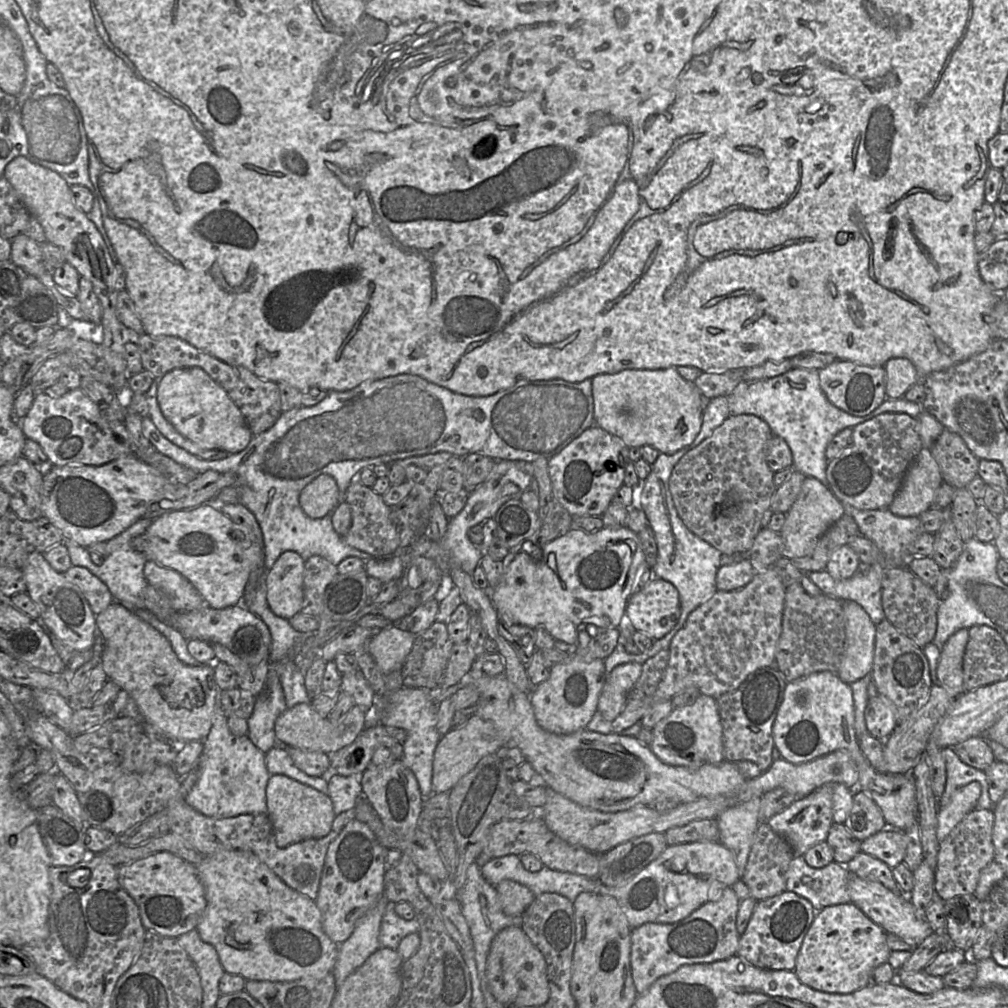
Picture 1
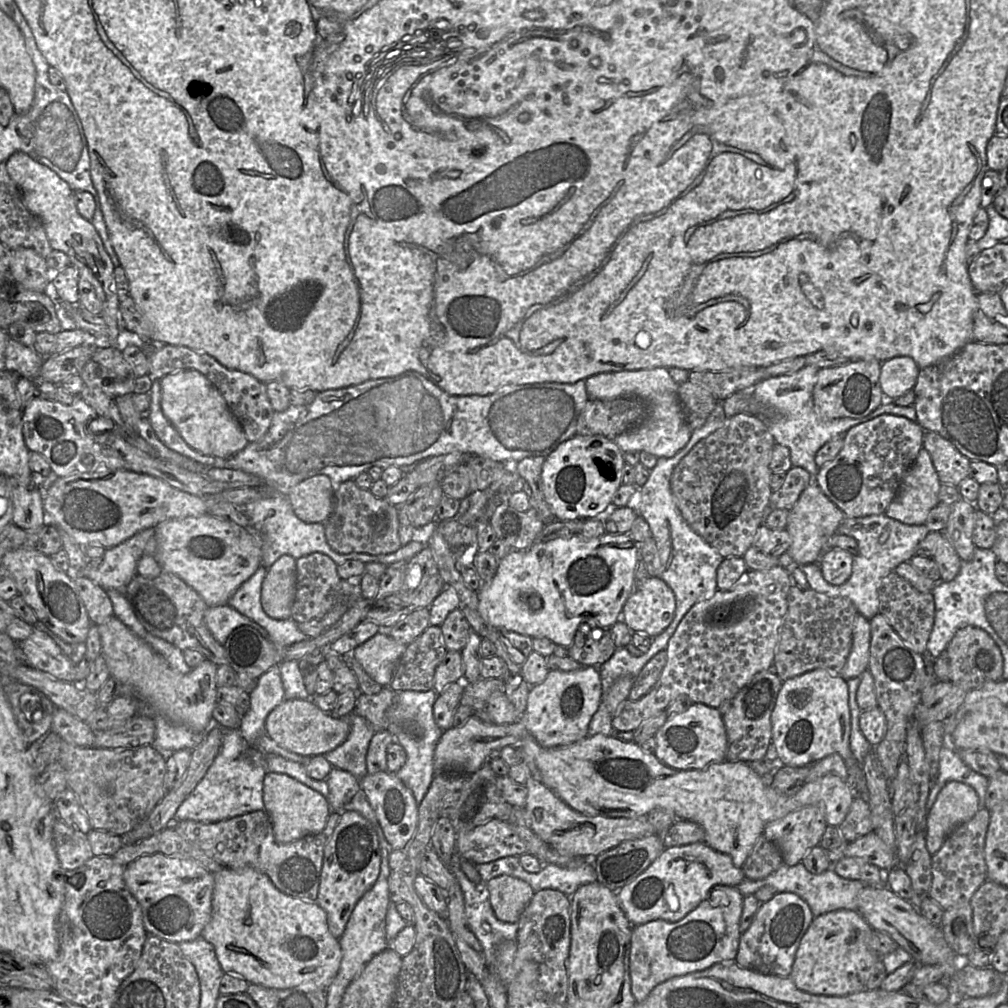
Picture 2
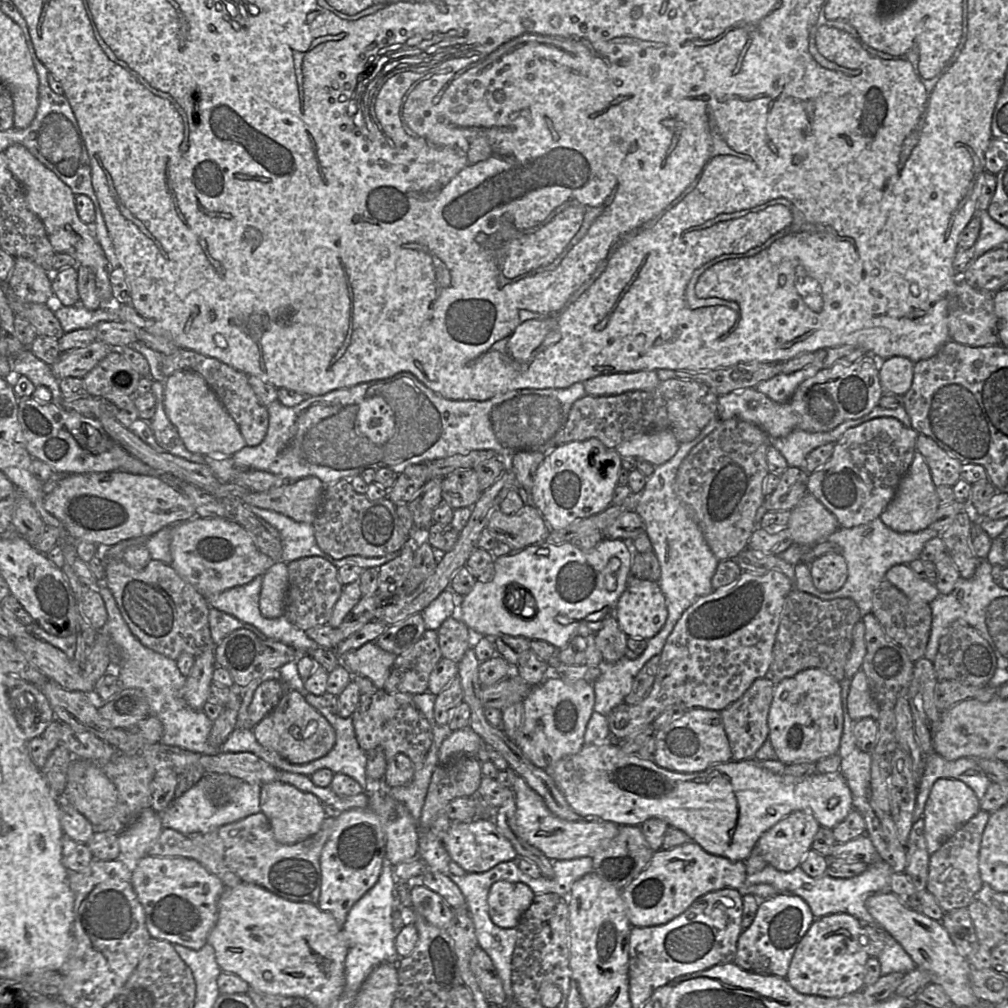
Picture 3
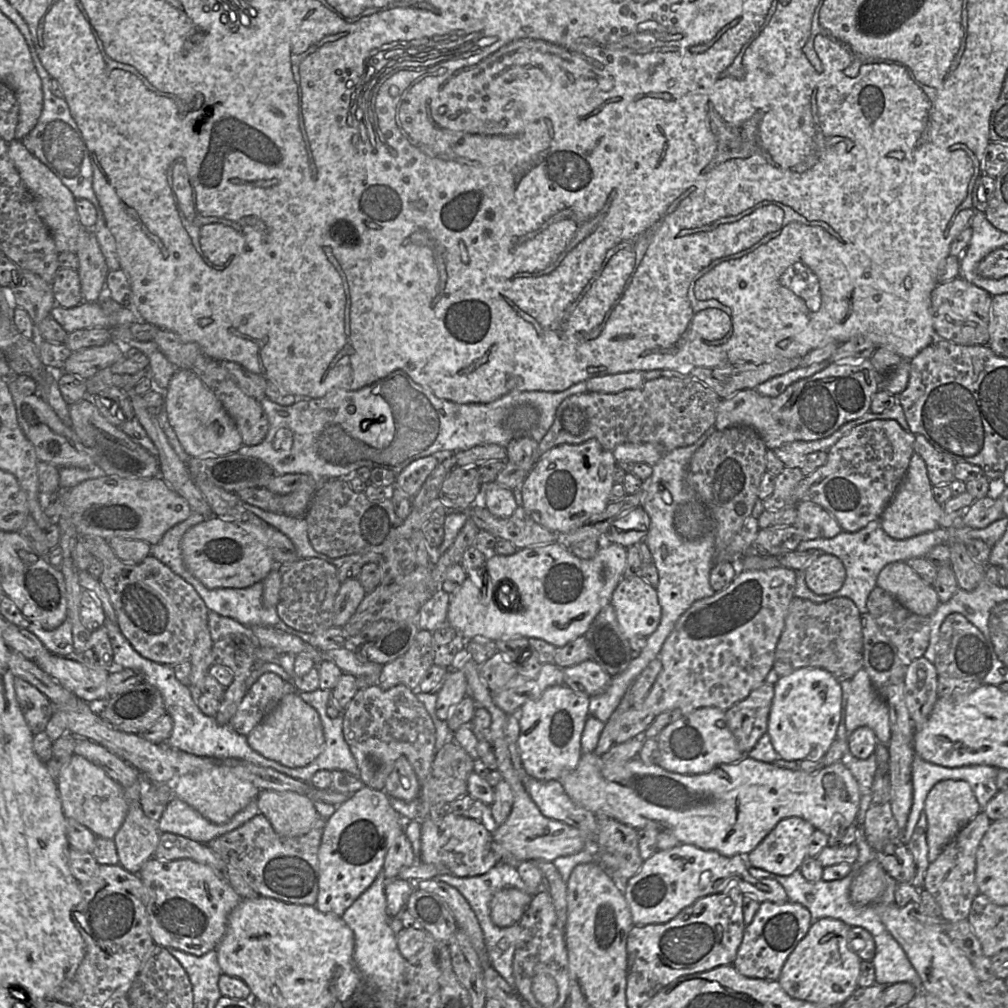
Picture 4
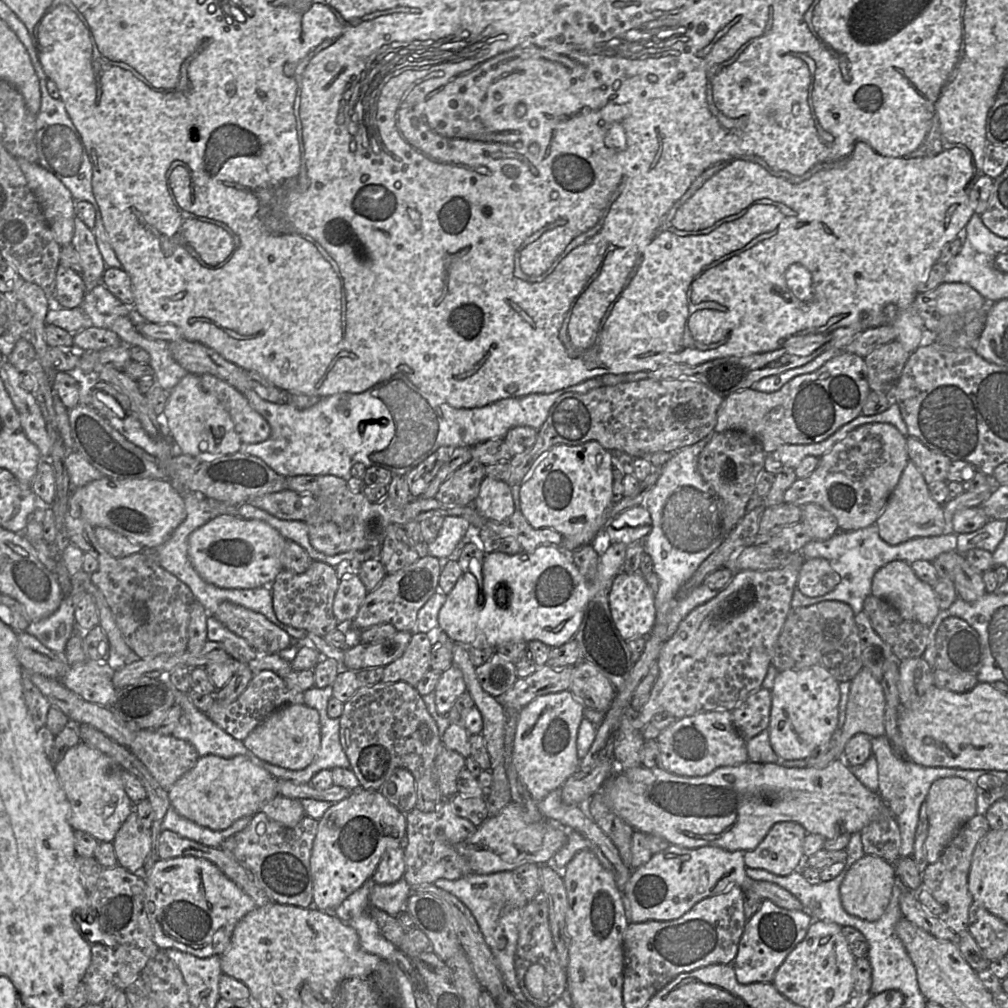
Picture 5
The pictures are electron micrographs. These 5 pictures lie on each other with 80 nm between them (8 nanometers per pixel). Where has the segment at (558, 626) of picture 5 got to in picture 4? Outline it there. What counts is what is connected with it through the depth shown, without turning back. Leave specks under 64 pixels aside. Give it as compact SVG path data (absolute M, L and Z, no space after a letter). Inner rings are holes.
M604 539L596 555L588 560L579 559L557 542L519 549L513 555L490 555L486 561L487 584L483 589L479 589L467 578L456 592L450 594L447 622L467 641L496 642L501 639L525 637L542 639L556 648L561 648L584 635L601 609L610 604L613 591L624 577L626 562L627 548L605 542ZM504 581L516 586L518 609L516 602L515 605L513 601L510 603L510 595L507 602L504 602L506 596L498 592L500 584Z

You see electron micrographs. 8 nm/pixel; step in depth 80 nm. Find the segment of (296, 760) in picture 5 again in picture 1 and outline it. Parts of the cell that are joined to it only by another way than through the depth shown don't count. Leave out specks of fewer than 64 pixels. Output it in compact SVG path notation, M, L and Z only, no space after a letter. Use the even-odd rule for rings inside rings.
M300 703L287 708L275 721L277 743L284 747L294 747L309 752L323 752L331 755L350 745L365 729L367 712L354 705L338 722L332 723L328 717L321 716L311 703Z

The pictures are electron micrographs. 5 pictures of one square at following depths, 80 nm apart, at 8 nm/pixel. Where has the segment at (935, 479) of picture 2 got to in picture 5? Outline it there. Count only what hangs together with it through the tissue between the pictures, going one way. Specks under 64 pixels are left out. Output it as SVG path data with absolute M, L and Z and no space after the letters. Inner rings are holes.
M911 461L905 467L875 524L880 537L890 545L898 545L916 537L939 536L949 530L949 520L945 515L943 505L931 497L928 484Z

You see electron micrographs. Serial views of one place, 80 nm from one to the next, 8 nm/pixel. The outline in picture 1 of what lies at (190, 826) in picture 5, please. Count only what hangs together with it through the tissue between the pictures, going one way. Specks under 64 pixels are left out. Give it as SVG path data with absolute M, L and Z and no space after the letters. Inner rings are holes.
M218 686L213 724L198 760L199 778L186 796L186 802L213 818L267 814L266 787L271 775L265 765L265 754L247 736L236 736L230 732L221 703L221 691Z

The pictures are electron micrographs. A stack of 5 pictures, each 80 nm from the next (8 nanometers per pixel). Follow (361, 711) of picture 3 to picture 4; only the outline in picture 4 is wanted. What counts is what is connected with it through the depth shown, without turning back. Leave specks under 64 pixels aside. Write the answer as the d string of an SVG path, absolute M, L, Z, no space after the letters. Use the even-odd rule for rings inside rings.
M373 685L359 689L344 709L343 735L357 762L360 770L360 780L364 786L375 790L383 790L395 761L401 756L405 756L410 762L417 776L420 789L428 778L436 755L436 730L430 715L418 700L416 694L417 691L413 691L404 685L397 685L388 690L383 690L379 685Z

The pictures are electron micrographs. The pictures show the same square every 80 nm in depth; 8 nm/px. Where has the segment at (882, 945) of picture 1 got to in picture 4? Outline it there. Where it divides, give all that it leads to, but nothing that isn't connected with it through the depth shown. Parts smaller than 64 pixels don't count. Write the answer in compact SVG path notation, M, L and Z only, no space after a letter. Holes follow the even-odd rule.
M839 919L813 920L805 937L785 961L779 979L792 998L826 1006L842 1005L858 988L861 959L848 948L850 926Z

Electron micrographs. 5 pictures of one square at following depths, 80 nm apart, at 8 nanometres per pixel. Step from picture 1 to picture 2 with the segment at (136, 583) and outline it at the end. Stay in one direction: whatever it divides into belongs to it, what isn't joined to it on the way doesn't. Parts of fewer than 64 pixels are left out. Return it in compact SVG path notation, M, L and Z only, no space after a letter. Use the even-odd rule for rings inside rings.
M155 528L137 532L124 542L105 550L102 565L94 569L89 562L82 569L85 576L106 590L117 590L123 594L130 581L138 574L137 563L145 554L145 545L154 536Z

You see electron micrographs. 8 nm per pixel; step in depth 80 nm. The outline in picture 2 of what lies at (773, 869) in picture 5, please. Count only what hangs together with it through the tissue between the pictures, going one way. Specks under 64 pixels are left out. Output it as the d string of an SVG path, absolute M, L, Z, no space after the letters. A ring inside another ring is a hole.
M810 805L769 822L764 829L763 835L779 848L784 864L793 866L800 863L808 851L820 845L819 843L827 827L828 824L822 808L818 805Z

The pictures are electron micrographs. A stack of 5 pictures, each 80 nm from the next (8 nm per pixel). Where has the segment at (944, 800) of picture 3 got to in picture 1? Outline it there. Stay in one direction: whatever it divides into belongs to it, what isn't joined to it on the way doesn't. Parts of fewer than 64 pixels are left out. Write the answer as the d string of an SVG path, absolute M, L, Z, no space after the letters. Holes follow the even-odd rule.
M971 782L955 789L947 806L939 806L936 831L937 840L939 842L942 842L954 827L969 812L975 809L980 794L980 784L978 782Z

